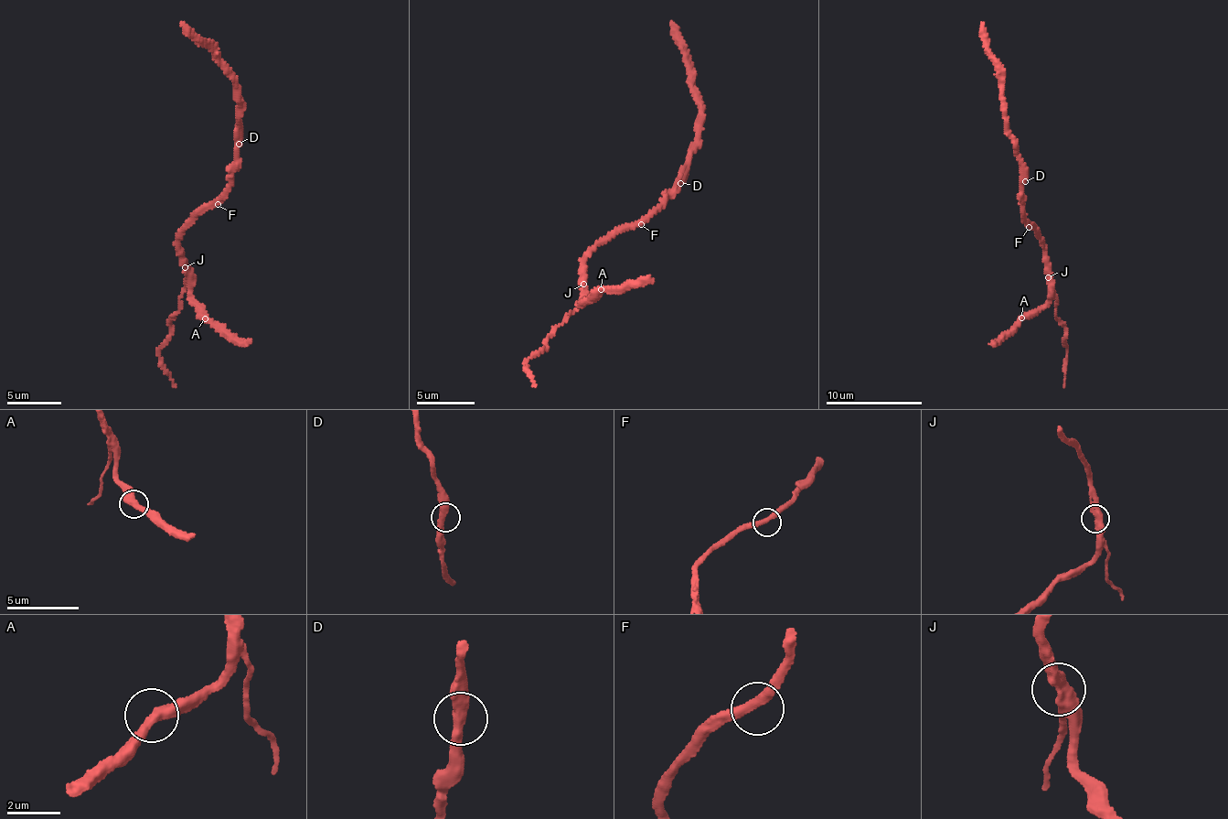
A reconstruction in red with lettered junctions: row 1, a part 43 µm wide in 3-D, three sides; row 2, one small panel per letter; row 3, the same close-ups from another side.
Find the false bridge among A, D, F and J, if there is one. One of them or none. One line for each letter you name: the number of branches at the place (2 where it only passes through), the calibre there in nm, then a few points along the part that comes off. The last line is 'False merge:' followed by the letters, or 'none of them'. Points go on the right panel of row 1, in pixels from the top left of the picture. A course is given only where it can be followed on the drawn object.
False merge: none of them

